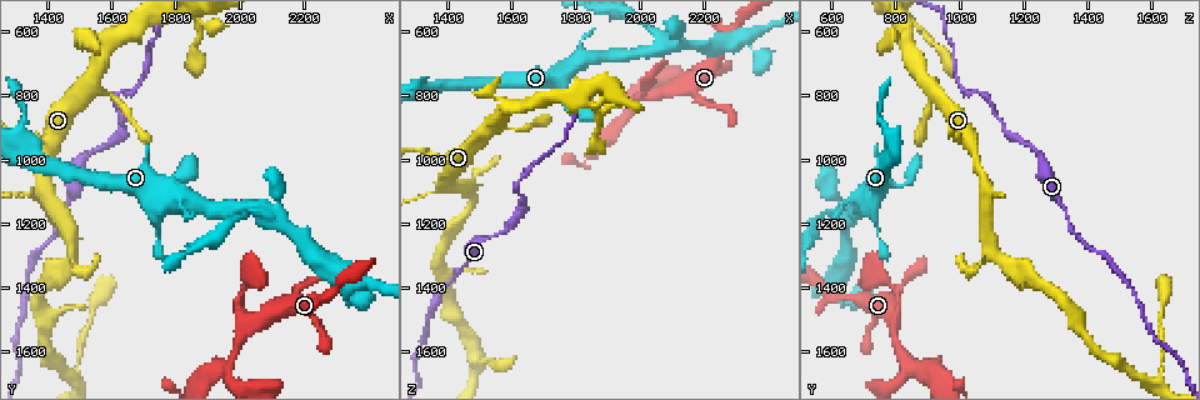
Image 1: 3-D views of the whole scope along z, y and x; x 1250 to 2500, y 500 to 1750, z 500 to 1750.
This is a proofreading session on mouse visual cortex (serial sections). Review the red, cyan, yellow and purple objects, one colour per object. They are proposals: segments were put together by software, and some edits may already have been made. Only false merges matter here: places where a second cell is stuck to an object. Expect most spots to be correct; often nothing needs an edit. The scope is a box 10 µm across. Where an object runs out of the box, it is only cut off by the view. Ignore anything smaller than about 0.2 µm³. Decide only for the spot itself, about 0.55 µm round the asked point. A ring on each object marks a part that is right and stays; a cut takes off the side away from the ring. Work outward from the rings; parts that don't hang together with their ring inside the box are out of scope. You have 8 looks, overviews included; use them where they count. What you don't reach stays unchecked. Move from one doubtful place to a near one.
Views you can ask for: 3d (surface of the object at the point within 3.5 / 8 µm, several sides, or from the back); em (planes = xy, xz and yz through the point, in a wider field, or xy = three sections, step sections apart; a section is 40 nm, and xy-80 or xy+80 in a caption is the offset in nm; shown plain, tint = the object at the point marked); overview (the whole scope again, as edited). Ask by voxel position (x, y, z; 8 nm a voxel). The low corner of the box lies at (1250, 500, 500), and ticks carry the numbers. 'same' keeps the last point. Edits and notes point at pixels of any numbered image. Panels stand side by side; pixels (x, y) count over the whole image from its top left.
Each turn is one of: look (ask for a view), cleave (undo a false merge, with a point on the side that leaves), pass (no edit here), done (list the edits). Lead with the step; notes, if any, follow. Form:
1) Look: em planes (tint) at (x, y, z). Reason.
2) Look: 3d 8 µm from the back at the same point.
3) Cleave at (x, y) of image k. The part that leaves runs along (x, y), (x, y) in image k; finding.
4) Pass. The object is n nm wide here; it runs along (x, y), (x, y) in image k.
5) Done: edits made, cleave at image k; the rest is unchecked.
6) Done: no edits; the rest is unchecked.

Look: 3d 8 µm at (1380, 1090, 1080). Thin arm on a thick one.

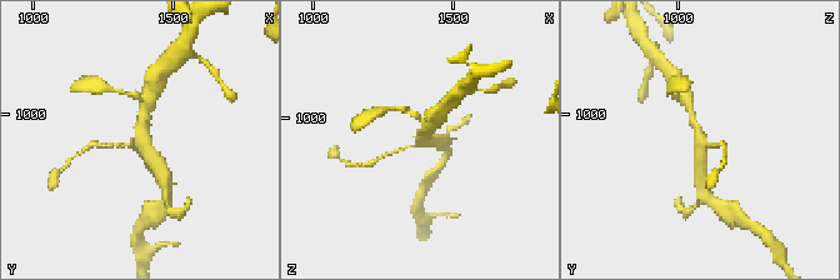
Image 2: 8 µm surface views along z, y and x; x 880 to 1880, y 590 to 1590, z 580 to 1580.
Look: em xy step 5 (tint) at the same point. 3 arms meet here; the arms are 100, 200, 350 nm wide.

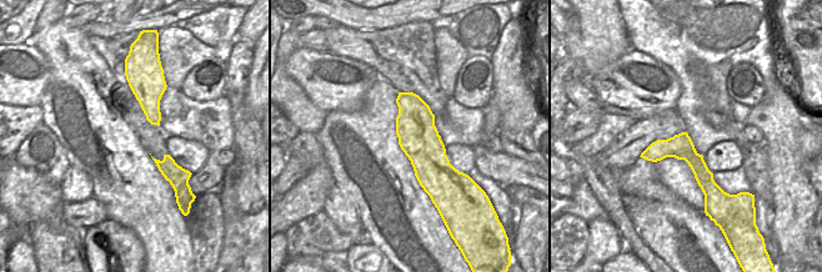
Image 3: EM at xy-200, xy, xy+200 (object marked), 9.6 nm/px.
Pass. It runs along (645, 155), (682, 150), (708, 182) in image 3; continuous, no second cell.

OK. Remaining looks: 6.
Look: 3d 8 µm at (1970, 1630, 840).

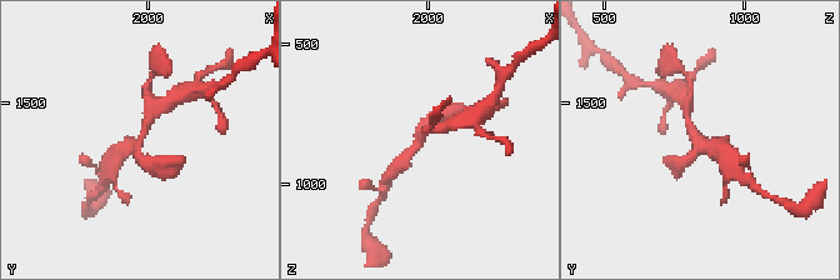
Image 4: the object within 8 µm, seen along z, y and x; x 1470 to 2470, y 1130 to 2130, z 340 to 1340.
Look: 3d 3.5 µm at the same point.

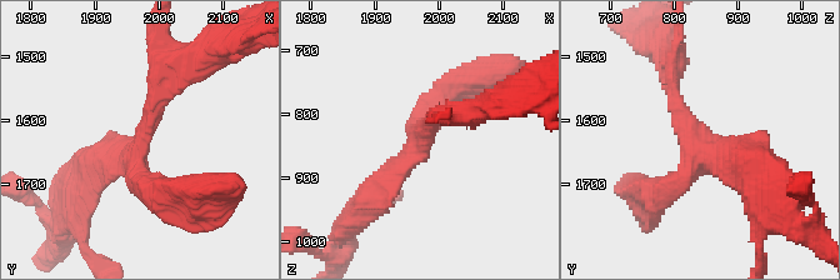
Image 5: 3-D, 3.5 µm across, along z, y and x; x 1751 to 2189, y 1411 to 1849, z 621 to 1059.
Look: em xy step 5 (tint) at (1970, 1635, 830). 3 arms meet here; the arms are 200, 300, 350 nm wide; need the tissue.

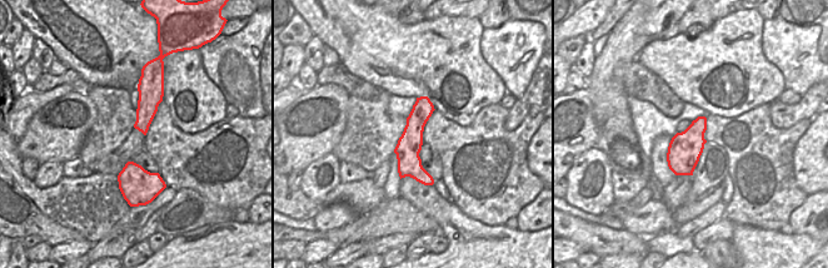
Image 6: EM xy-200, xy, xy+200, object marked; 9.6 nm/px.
Pass. It runs along (423, 99), (413, 165), (429, 182) in image 6; all the same cell.

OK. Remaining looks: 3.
Look: 3d 3.5 µm at (2080, 1160, 650). Three arms meet.

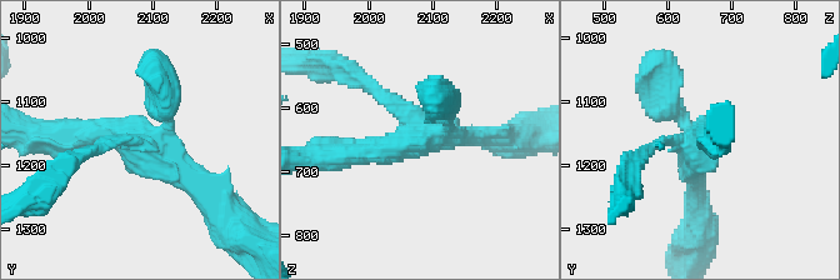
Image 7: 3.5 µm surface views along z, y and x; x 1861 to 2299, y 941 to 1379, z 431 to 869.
Look: em xy step 5 (tint) at (2080, 1170, 650).

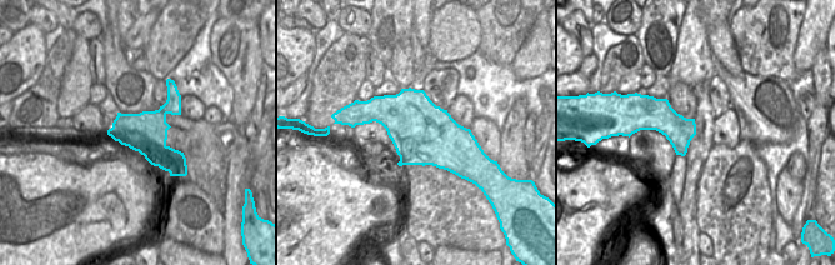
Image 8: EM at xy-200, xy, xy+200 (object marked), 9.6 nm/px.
Pass. The object is 600 nm wide here; it runs along (60, 134), (125, 134), (205, 199) in image 7; continuous, no second cell.

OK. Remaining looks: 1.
Done: no edits; the rest is unchecked.

